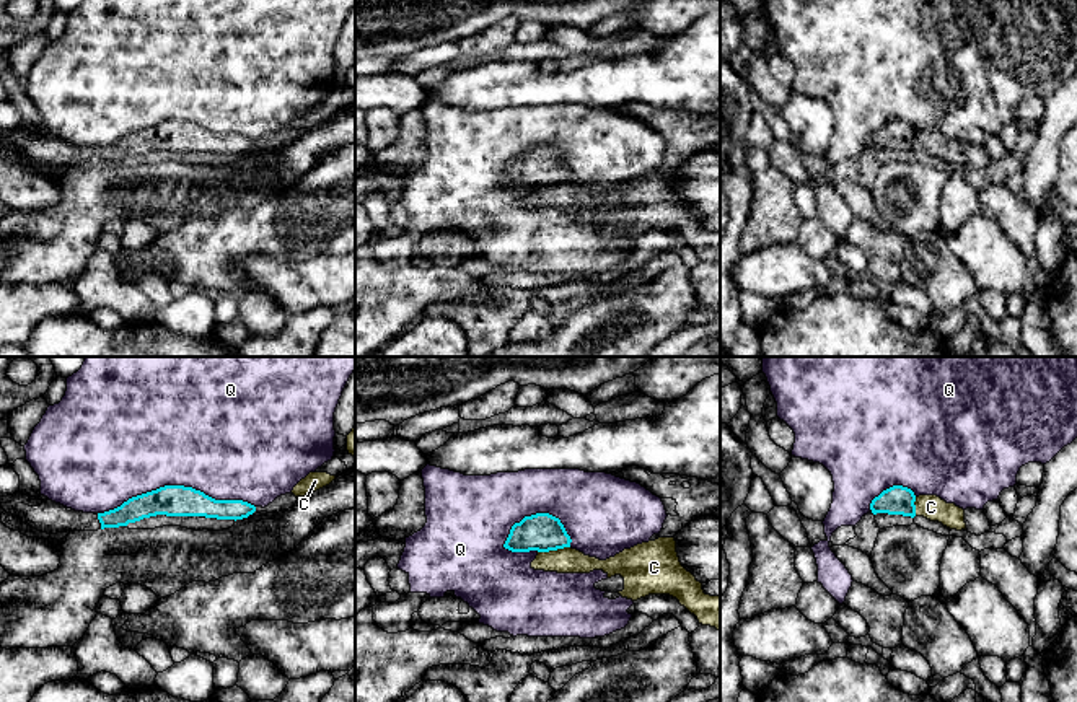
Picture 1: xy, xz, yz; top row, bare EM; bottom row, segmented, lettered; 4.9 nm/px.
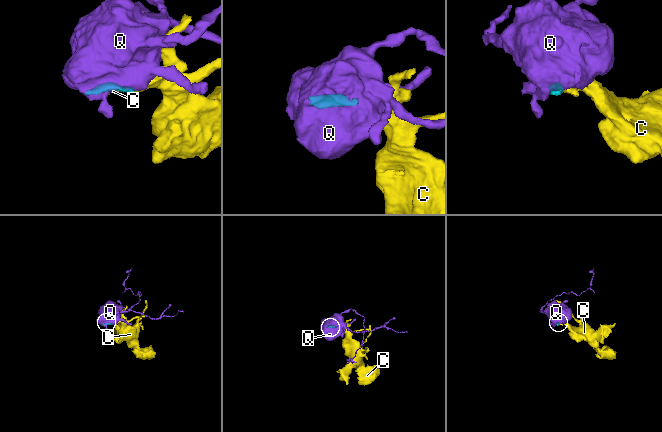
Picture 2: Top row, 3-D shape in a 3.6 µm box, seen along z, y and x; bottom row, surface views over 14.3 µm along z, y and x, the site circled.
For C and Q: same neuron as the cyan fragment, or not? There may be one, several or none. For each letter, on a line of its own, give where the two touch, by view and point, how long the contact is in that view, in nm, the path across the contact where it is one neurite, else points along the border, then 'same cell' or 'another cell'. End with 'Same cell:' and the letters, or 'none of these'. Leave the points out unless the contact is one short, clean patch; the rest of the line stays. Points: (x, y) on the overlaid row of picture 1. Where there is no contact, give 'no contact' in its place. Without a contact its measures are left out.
C: meets cyan in xz at (553, 549); contact 160 nm long; another cell
Q: meets cyan in xy at (176, 486); contact 800 nm long; another cell
Same cell: none of these

